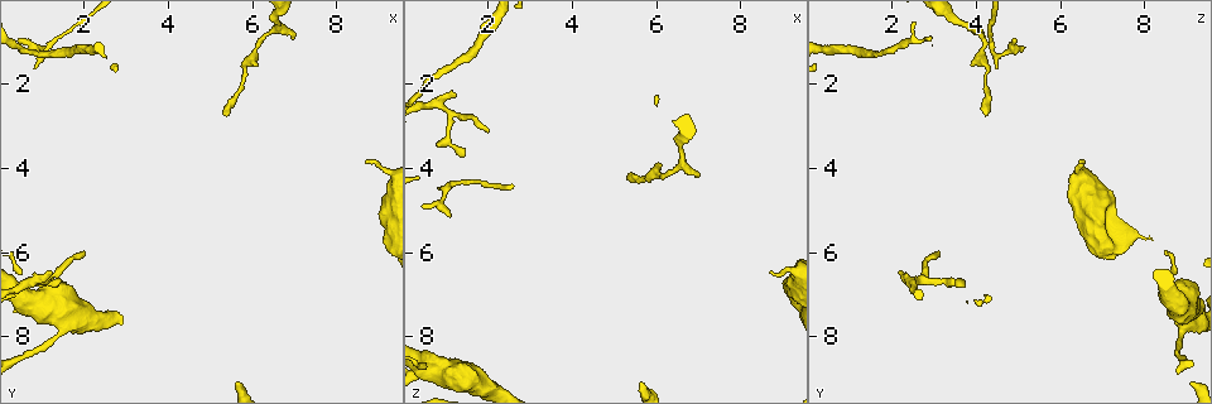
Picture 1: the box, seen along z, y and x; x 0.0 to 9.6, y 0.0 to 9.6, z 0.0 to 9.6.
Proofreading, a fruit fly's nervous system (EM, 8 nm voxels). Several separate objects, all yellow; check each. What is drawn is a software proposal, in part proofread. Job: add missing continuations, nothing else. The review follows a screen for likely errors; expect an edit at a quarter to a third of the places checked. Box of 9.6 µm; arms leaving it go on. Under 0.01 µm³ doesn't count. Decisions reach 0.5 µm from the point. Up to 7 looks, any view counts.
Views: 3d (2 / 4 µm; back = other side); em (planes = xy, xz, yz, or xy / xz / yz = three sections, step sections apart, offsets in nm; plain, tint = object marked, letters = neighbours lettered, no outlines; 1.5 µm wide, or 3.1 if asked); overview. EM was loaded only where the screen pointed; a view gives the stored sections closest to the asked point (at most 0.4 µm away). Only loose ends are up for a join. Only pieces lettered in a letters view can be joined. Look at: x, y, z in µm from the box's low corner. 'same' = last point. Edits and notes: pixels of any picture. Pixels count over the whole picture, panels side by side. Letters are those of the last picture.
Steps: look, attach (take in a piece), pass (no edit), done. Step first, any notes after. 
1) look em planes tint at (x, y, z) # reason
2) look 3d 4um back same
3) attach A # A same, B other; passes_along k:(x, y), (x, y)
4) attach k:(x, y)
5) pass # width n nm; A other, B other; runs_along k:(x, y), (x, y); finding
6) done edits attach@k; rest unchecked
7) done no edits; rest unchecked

look 3d 4um at (2.00, 6.00, 3.20) # tapers out

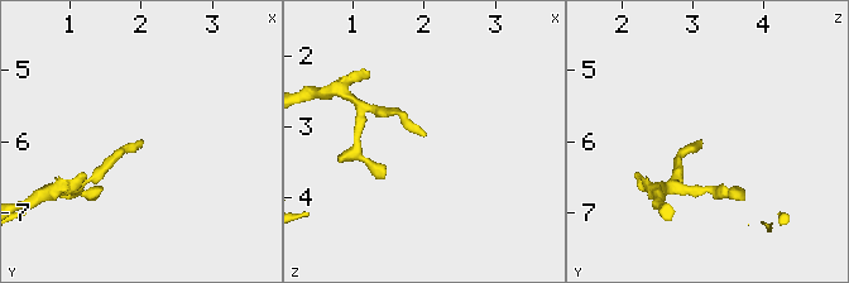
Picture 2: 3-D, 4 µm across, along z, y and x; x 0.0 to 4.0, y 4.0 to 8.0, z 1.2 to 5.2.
look em yz step 8 tint at (2.00, 6.00, 3.15)

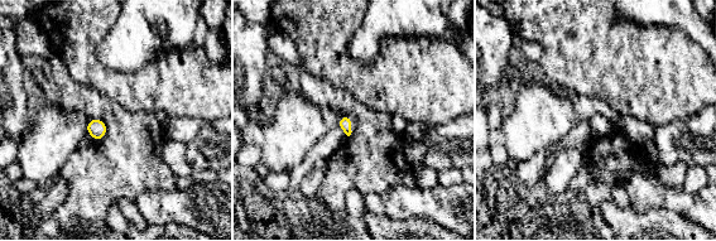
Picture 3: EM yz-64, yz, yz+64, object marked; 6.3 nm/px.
look em planes letters same

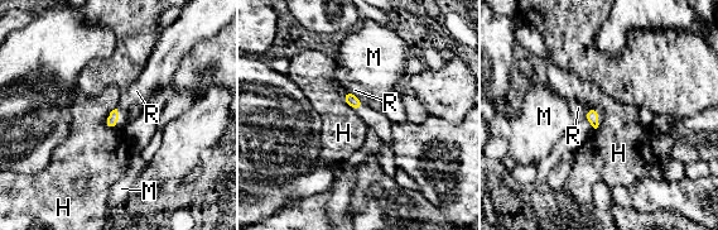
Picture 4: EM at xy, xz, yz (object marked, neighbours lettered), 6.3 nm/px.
pass # width 80 nm; H other, M other, R other; border 4:(115, 108), (104, 121), (112, 129); none of them fits

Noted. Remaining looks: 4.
look 3d 4um at (5.30, 2.70, 4.25) # thin end

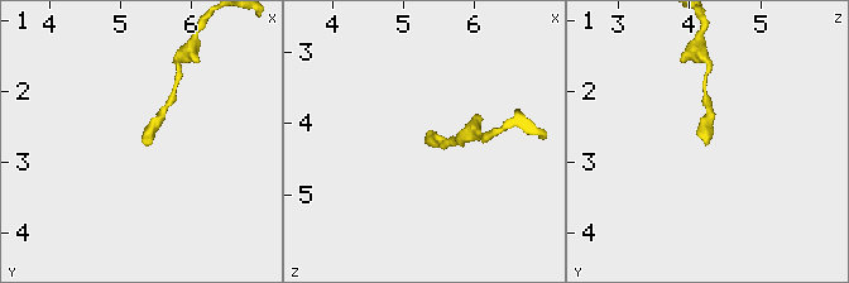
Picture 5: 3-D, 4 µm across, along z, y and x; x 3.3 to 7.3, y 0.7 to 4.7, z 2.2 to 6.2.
look em planes letters at (5.40, 2.75, 4.25)

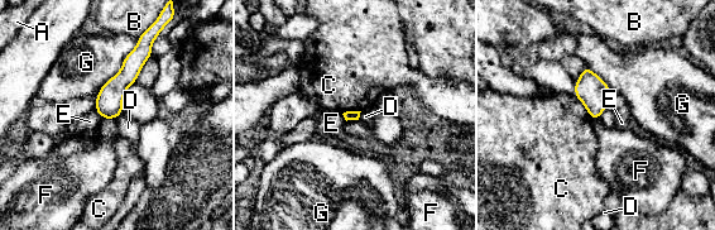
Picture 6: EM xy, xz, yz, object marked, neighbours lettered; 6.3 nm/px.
pass # A other, B other, C other, D other, E other, F other, G other; runs_along 6:(139, 47), (105, 115); no lettered piece goes on from it

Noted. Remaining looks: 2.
look em planes letters at (8.75, 3.75, 6.50) # thin end

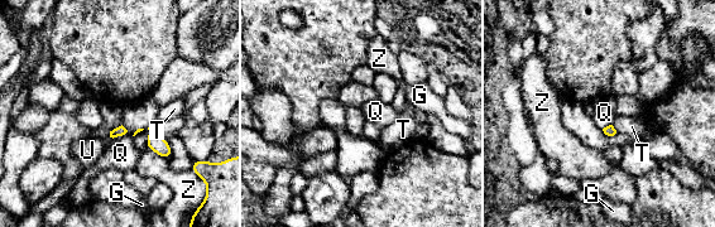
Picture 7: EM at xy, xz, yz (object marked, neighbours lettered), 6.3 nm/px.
pass # G other, Q other, T other, U other, Z other; border 7:(121, 124), (126, 131), (113, 139); none of them fits

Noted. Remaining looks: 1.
done no edits; rest unchecked

